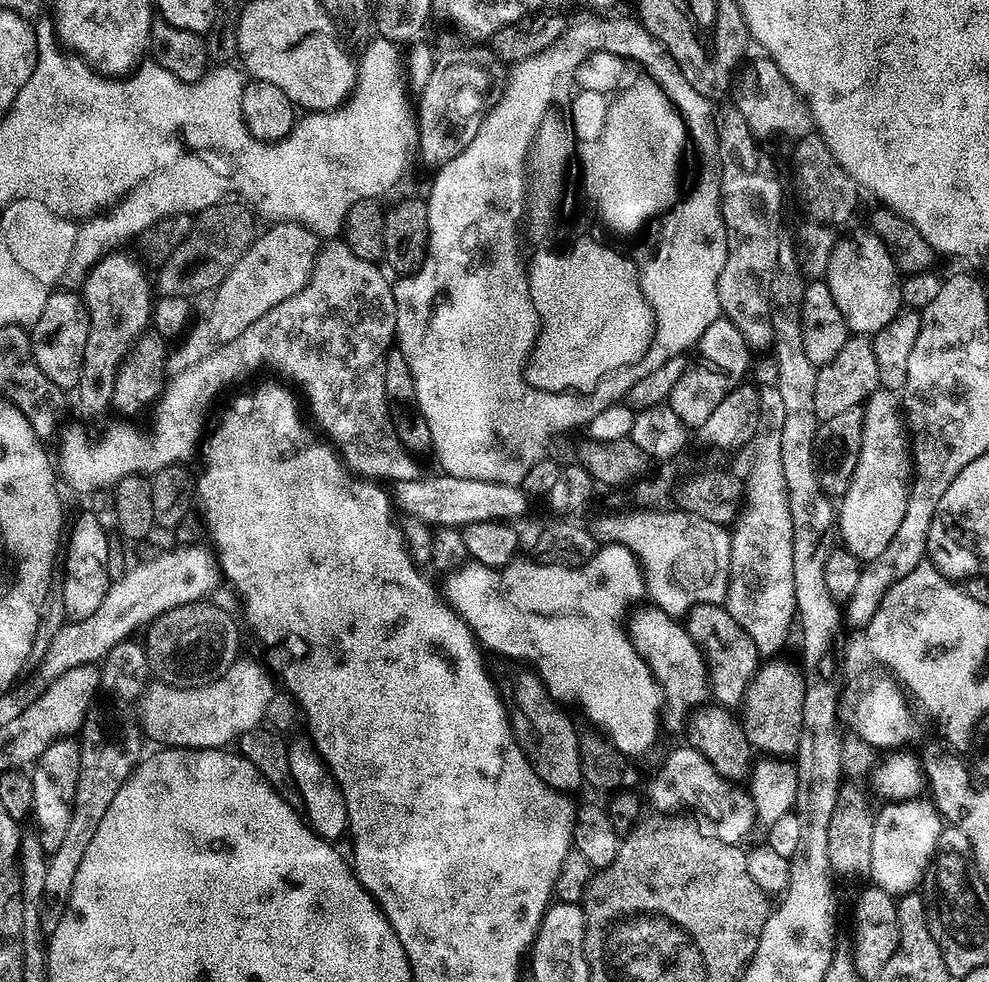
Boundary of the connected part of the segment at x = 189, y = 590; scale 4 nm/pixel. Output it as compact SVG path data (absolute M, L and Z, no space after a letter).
M176 546L173 552L164 552L161 556L146 561L145 564L136 564L133 568L131 565L125 571L123 578L116 583L109 583L106 598L102 598L102 606L94 614L90 614L90 618L65 623L64 629L52 639L47 649L47 652L49 651L48 668L52 671L51 675L58 677L66 670L83 664L99 665L110 654L110 650L114 650L114 646L118 646L133 635L132 631L135 628L143 629L165 612L180 608L183 604L203 601L207 597L204 595L215 586L216 576L218 580L218 561L207 547L206 549L200 547L204 546Z

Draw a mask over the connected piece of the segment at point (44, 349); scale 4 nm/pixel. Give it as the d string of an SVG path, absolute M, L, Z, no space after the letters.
M57 290L50 298L46 298L46 306L42 309L42 318L31 325L32 353L46 378L65 390L76 390L80 387L82 374L82 358L86 354L86 338L88 337L88 309L83 299L75 296L72 290Z

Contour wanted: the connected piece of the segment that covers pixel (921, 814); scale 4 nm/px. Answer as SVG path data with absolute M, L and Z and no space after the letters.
M922 799L892 800L884 804L884 809L881 807L877 811L874 838L870 842L870 866L867 869L875 887L903 894L913 891L923 876L925 879L940 841L942 817L931 799Z

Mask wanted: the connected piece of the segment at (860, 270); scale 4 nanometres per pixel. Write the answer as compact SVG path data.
M856 232L853 236L841 235L837 239L834 254L830 254L826 279L830 294L834 294L834 302L838 302L838 310L842 310L846 318L849 333L871 338L902 310L902 276L890 250L886 250L875 234L865 232Z

